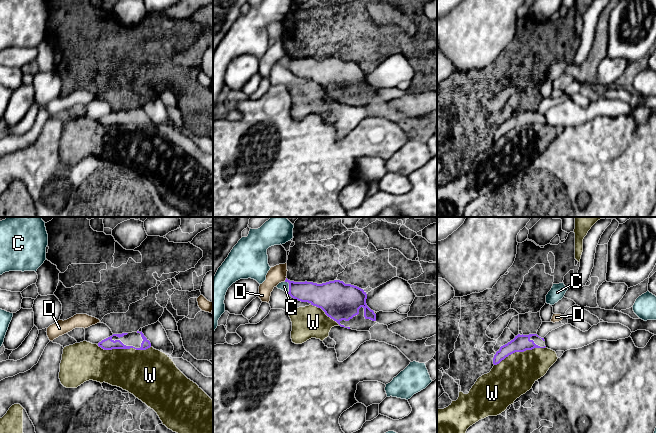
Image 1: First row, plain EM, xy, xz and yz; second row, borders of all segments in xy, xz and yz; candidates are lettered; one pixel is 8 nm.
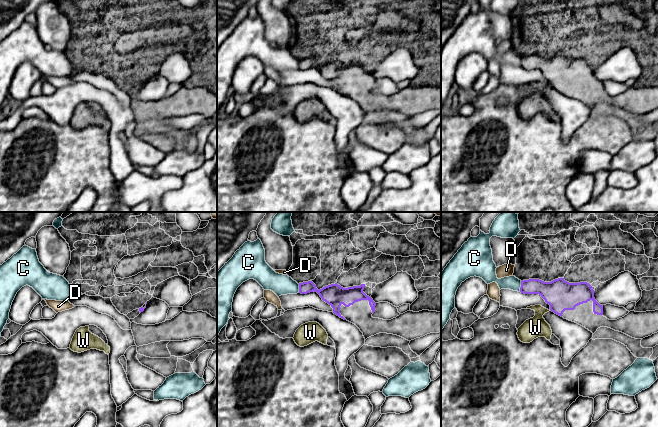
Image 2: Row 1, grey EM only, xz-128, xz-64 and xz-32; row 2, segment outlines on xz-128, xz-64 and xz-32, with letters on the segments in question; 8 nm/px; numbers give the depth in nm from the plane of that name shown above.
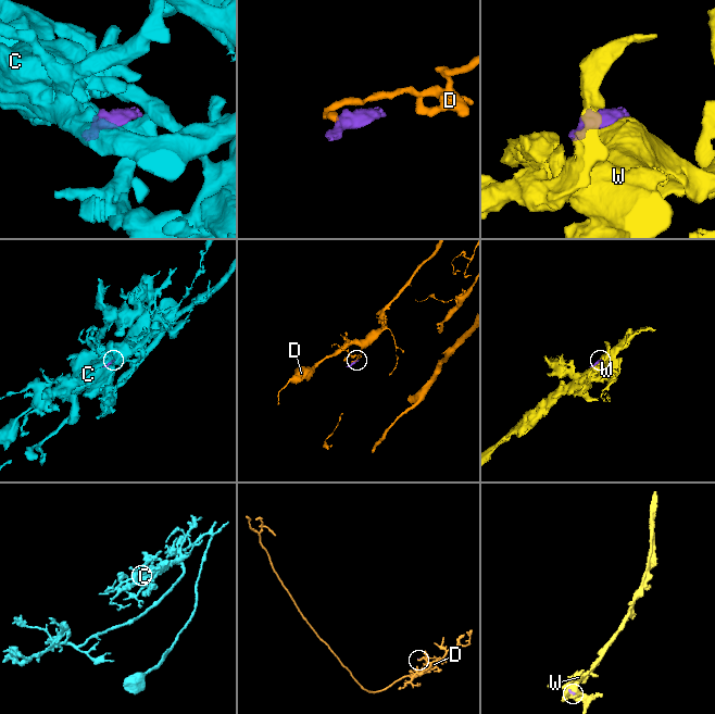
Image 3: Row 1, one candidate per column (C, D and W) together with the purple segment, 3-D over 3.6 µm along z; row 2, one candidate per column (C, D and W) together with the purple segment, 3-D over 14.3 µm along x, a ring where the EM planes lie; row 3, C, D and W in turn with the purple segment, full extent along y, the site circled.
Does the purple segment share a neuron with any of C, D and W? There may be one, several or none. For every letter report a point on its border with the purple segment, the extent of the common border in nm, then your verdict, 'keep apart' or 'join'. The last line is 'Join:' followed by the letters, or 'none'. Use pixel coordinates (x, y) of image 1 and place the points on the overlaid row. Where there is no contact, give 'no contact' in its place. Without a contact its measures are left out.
C: xz (289, 286) | 100 nm | keep apart
D: xz (286, 279) | 40 nm | keep apart
W: xy (124, 348) | 440 nm | keep apart
Join: none

